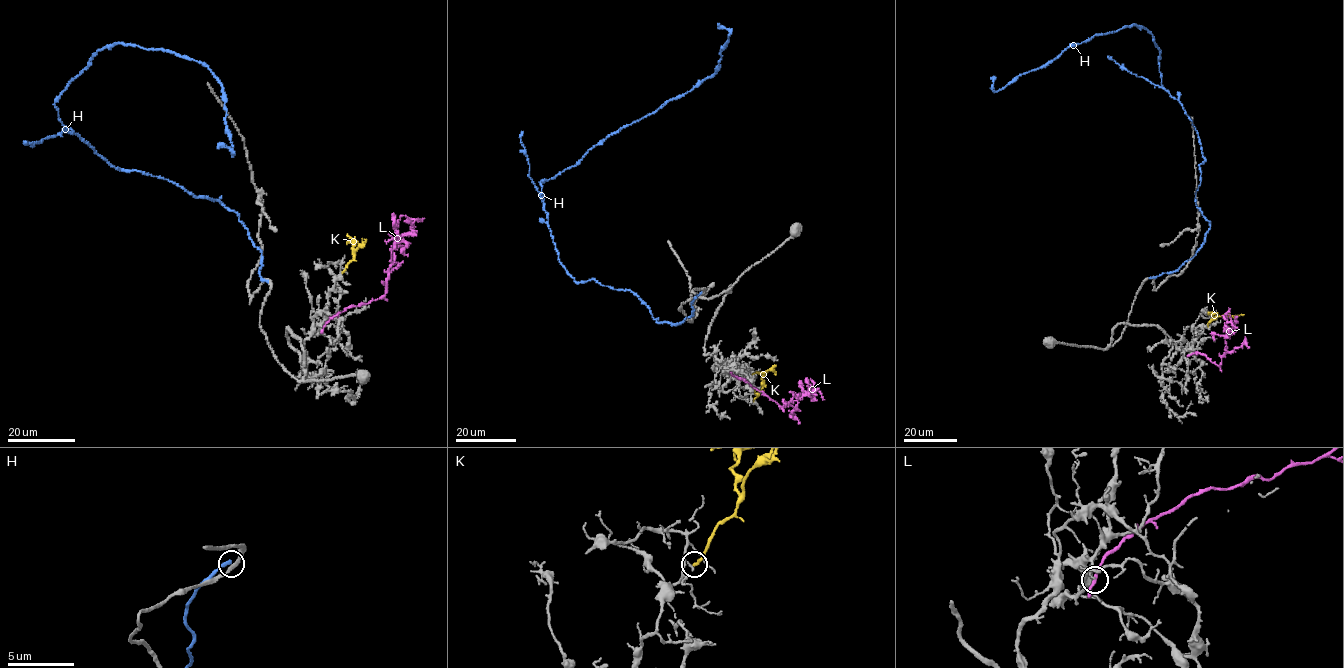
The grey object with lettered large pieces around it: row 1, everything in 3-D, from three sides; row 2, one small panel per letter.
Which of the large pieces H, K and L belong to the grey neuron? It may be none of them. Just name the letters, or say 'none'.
none

